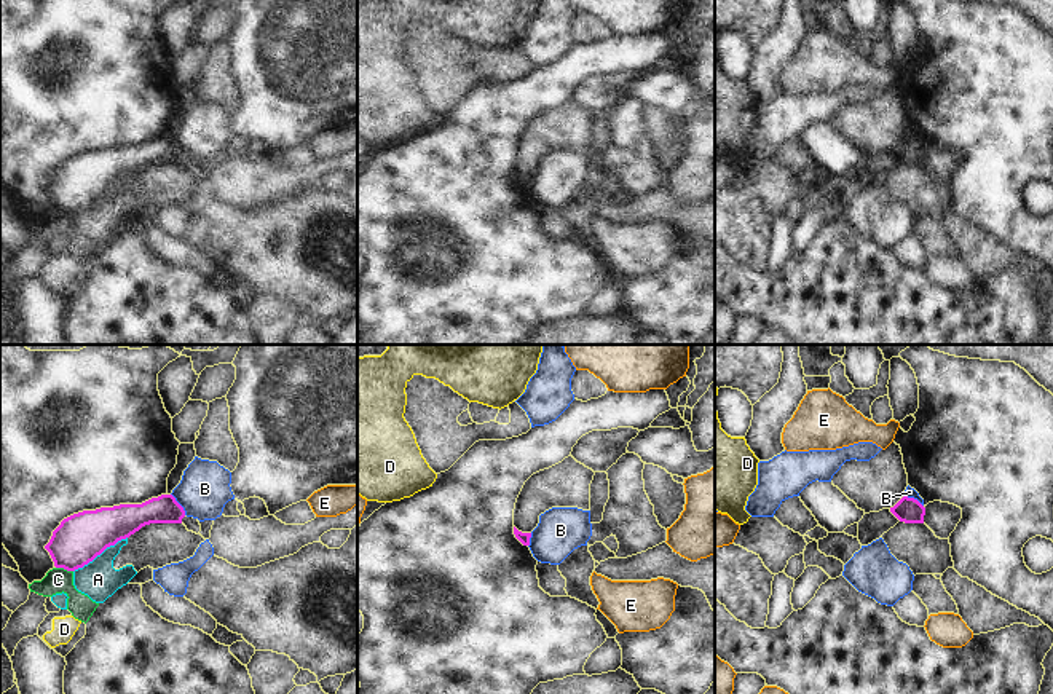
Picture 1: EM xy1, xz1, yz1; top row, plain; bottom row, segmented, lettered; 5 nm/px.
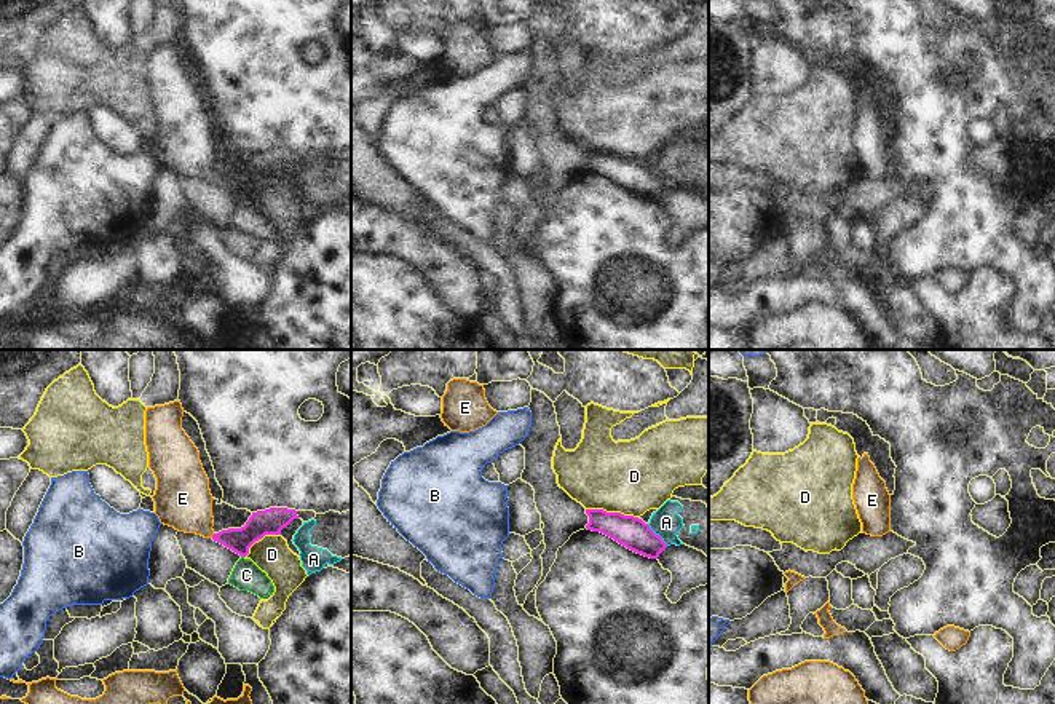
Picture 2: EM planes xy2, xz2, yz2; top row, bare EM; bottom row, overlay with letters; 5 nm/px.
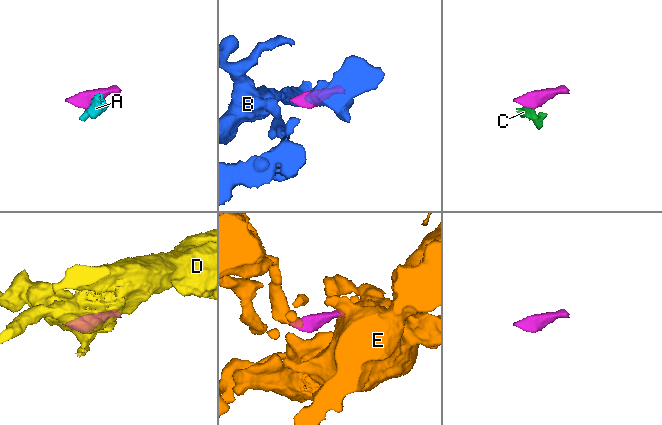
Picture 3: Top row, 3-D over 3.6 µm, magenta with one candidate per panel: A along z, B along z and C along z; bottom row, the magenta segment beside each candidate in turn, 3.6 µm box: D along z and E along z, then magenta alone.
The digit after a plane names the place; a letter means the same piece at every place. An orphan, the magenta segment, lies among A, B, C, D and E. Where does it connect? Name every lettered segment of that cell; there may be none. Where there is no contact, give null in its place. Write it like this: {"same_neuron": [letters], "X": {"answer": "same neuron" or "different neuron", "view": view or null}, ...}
{"same_neuron": ["E"], "A": {"answer": "different neuron", "view": "xy1"}, "B": {"answer": "different neuron", "view": "xy1"}, "C": {"answer": "different neuron", "view": "xy1"}, "D": {"answer": "different neuron", "view": "xz2"}, "E": {"answer": "same neuron", "view": "xy2"}}

